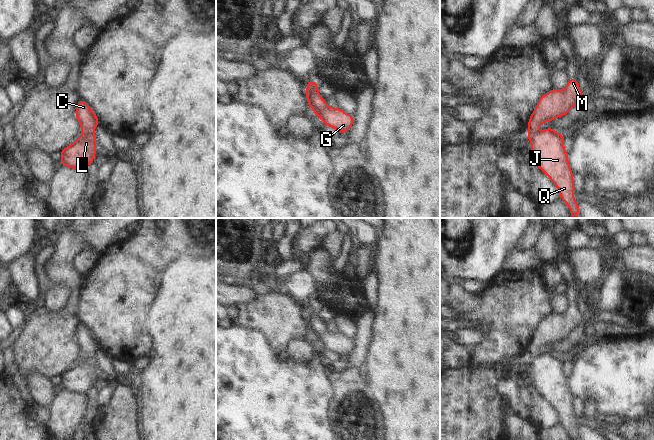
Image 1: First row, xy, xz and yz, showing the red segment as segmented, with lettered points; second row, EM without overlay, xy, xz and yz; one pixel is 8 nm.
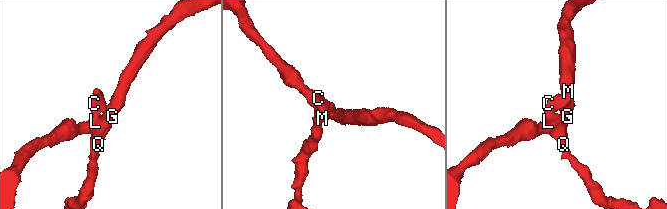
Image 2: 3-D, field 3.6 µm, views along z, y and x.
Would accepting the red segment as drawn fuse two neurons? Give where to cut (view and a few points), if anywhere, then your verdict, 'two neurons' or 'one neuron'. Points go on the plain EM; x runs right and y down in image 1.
cut xz (316, 308), (313, 312), (307, 313); two neurons

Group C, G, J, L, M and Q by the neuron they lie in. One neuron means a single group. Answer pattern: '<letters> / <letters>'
C M / G J L Q

